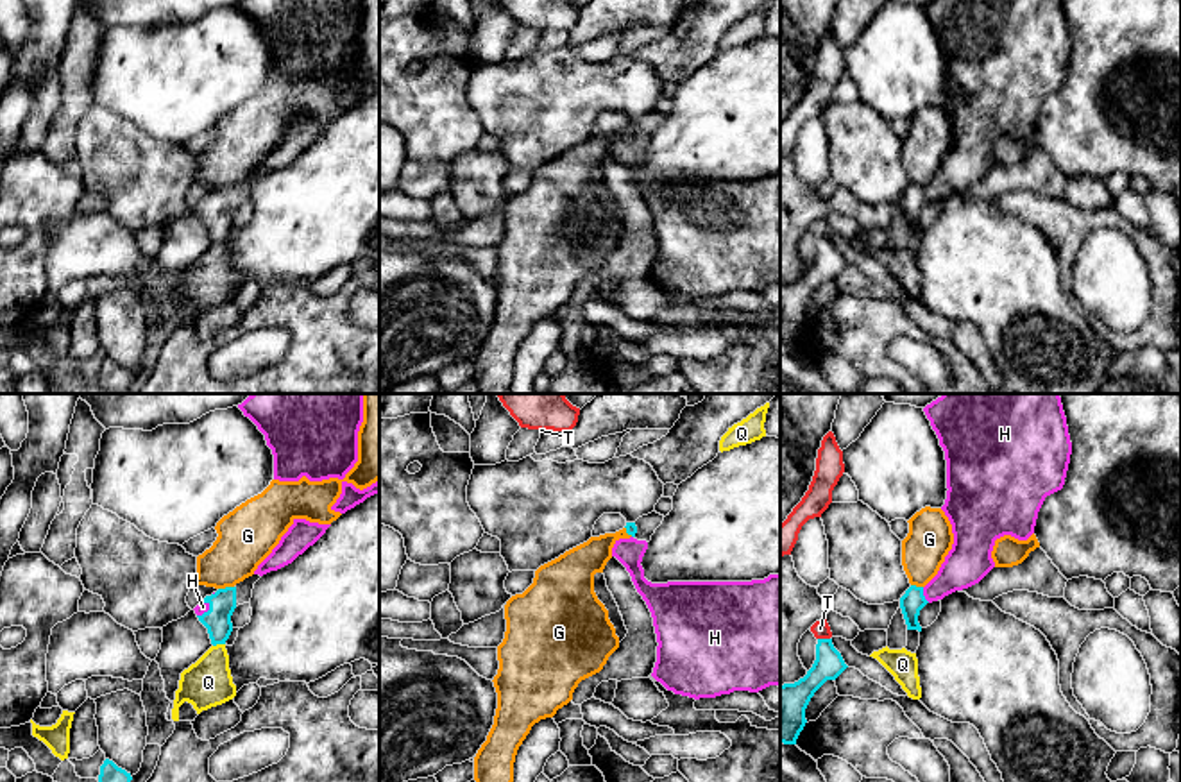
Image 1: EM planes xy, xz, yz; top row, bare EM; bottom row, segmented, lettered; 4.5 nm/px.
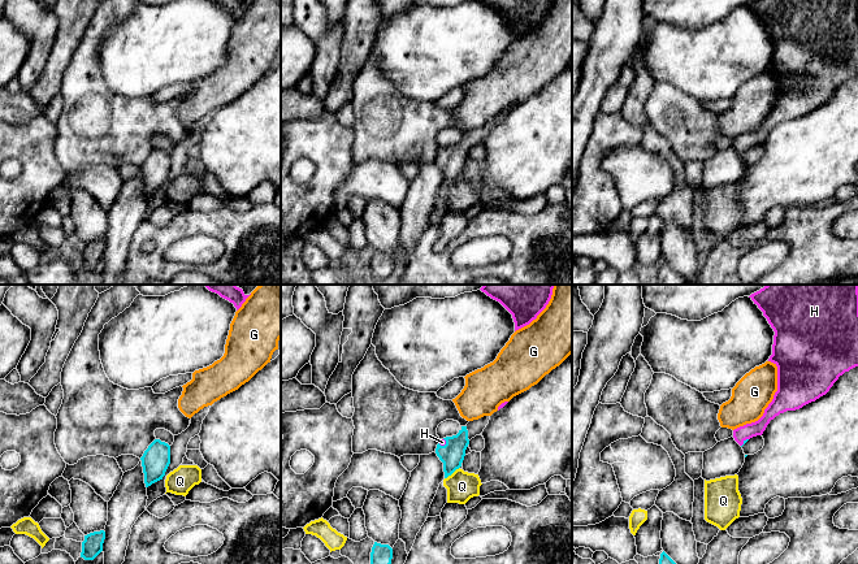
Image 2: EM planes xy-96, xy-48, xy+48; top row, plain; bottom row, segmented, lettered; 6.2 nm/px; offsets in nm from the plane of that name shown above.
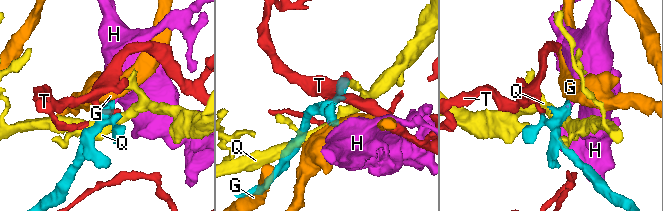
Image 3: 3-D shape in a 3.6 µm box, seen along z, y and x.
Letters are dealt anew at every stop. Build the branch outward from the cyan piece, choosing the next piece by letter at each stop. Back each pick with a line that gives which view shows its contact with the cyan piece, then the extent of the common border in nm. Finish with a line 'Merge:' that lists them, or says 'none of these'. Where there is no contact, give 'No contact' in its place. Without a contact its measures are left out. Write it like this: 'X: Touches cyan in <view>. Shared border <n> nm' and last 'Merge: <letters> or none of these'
H: Touches cyan in yz. Shared border 80 nm
Merge: H

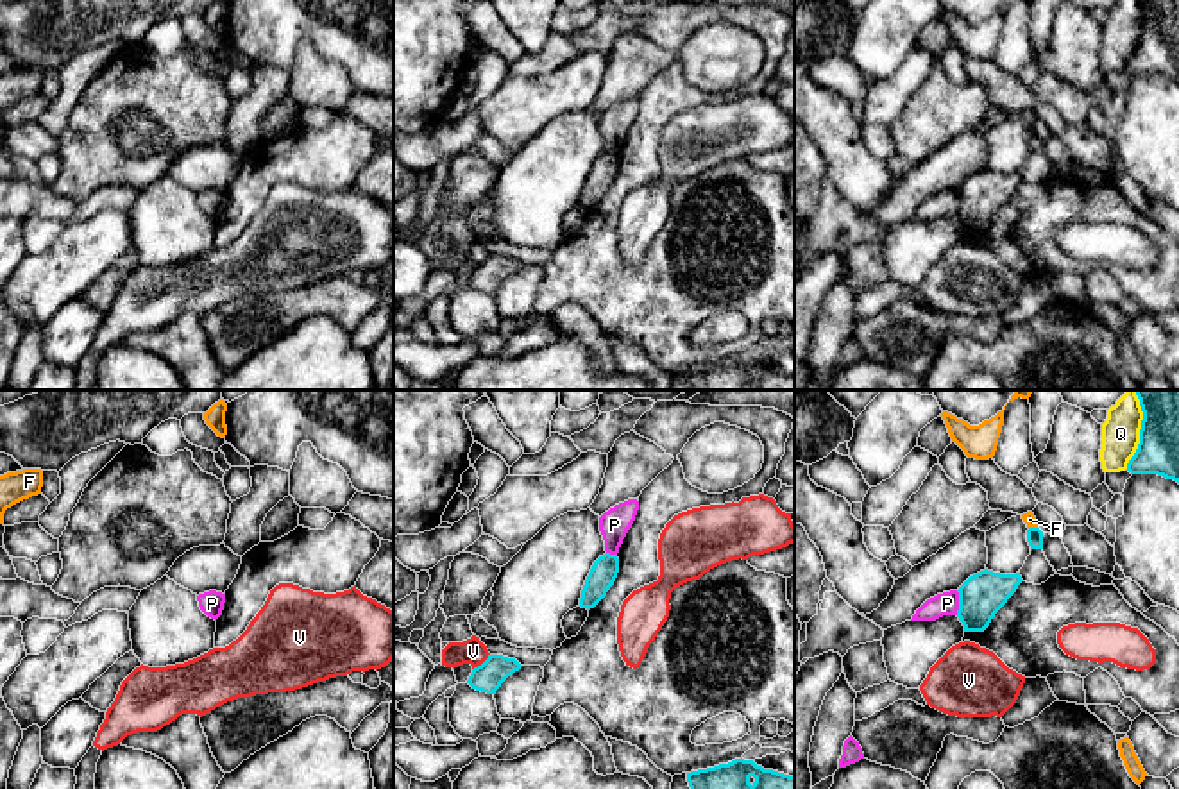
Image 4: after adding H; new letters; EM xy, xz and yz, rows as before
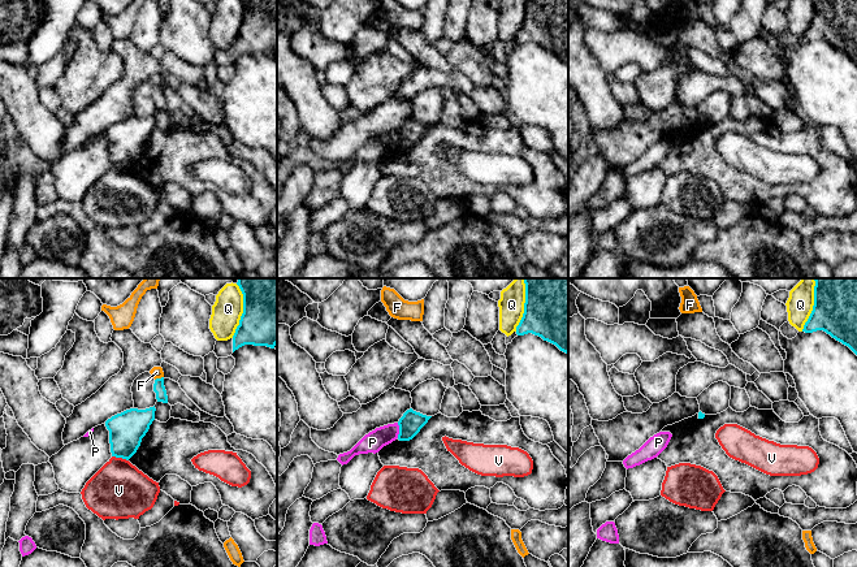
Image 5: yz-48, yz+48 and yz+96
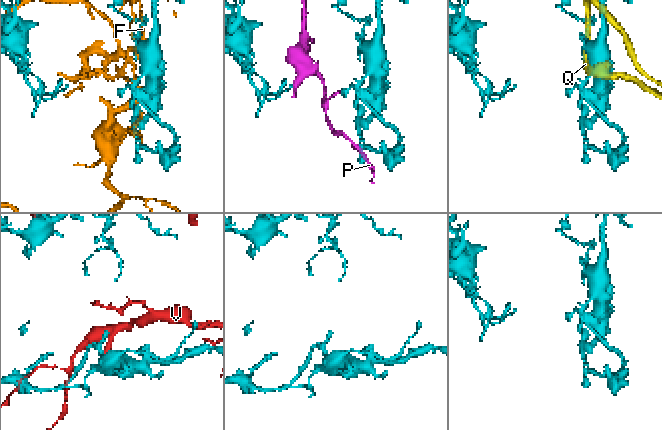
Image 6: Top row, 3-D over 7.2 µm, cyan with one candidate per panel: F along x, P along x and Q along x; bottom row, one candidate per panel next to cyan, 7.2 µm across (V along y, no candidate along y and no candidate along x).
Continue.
Merge: none of these

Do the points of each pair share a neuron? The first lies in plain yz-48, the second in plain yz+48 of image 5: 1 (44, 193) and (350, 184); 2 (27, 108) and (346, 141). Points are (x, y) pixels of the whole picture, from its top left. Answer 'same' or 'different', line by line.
1: different
2: different

